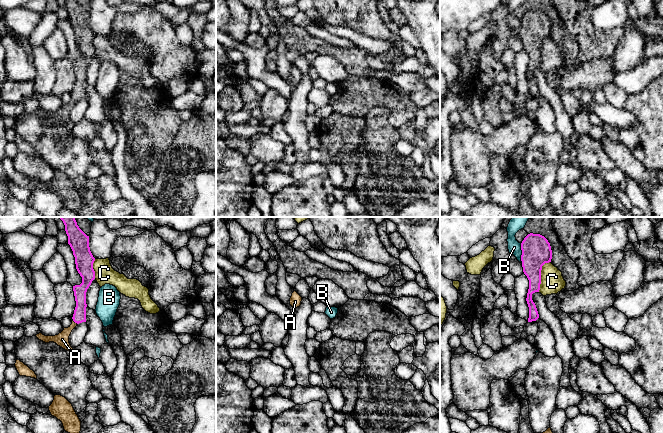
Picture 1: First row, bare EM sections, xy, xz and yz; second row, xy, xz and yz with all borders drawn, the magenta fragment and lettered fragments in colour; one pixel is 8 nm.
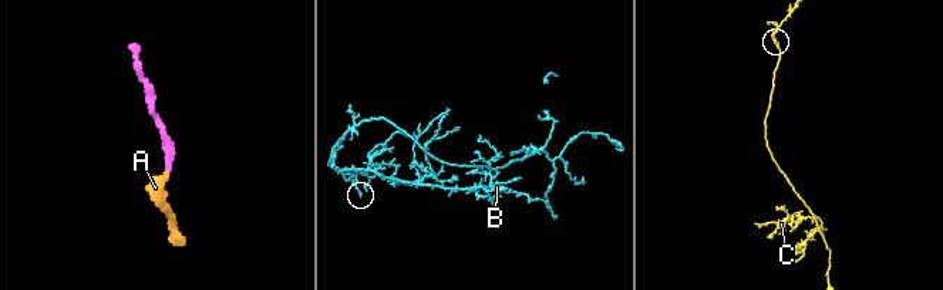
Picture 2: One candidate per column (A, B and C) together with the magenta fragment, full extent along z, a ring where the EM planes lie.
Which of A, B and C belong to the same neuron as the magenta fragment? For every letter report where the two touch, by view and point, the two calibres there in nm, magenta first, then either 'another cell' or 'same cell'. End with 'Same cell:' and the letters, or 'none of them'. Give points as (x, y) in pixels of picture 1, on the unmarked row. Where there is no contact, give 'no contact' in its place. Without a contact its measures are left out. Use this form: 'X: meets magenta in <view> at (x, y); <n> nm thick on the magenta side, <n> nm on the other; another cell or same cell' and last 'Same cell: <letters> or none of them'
A: meets magenta in xy at (75, 98); 110 nm thick on the magenta side, 110 nm on the other; same cell
B: meets magenta in yz at (522, 29); 240 nm thick on the magenta side, 110 nm on the other; another cell
C: meets magenta in yz at (540, 51); 240 nm thick on the magenta side, 190 nm on the other; another cell
Same cell: A

